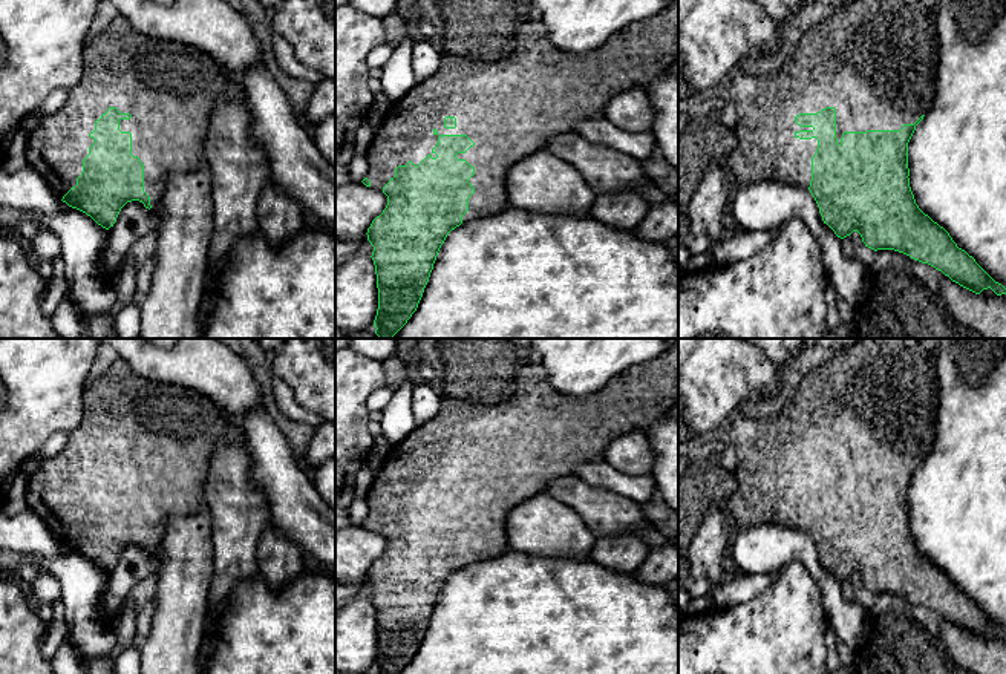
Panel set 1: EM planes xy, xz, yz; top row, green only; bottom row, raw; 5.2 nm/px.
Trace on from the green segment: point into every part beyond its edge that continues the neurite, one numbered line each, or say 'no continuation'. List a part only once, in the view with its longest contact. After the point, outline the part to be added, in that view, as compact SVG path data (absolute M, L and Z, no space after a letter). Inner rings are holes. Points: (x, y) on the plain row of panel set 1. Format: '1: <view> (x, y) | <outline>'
1: yz (876, 405) | M862 339L818 369L807 372L795 395L772 418L761 420L737 412L727 424L727 441L733 446L738 458L737 469L727 472L715 461L695 460L678 479L678 567L689 577L689 544L712 506L732 521L732 533L763 522L776 522L808 532L818 483L795 479L799 473L813 473L813 470L801 470L795 466L795 460L799 456L818 456L825 450L835 450L838 487L841 487L844 475L900 473L903 467L914 467L933 449L939 392L937 357L919 339Z

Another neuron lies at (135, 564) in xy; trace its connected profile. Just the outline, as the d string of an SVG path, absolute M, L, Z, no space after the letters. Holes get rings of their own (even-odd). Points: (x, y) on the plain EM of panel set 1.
M127 545L116 565L109 571L109 581L100 597L103 620L109 622L130 590L144 579L155 577L161 567L158 551L145 551L136 545Z

